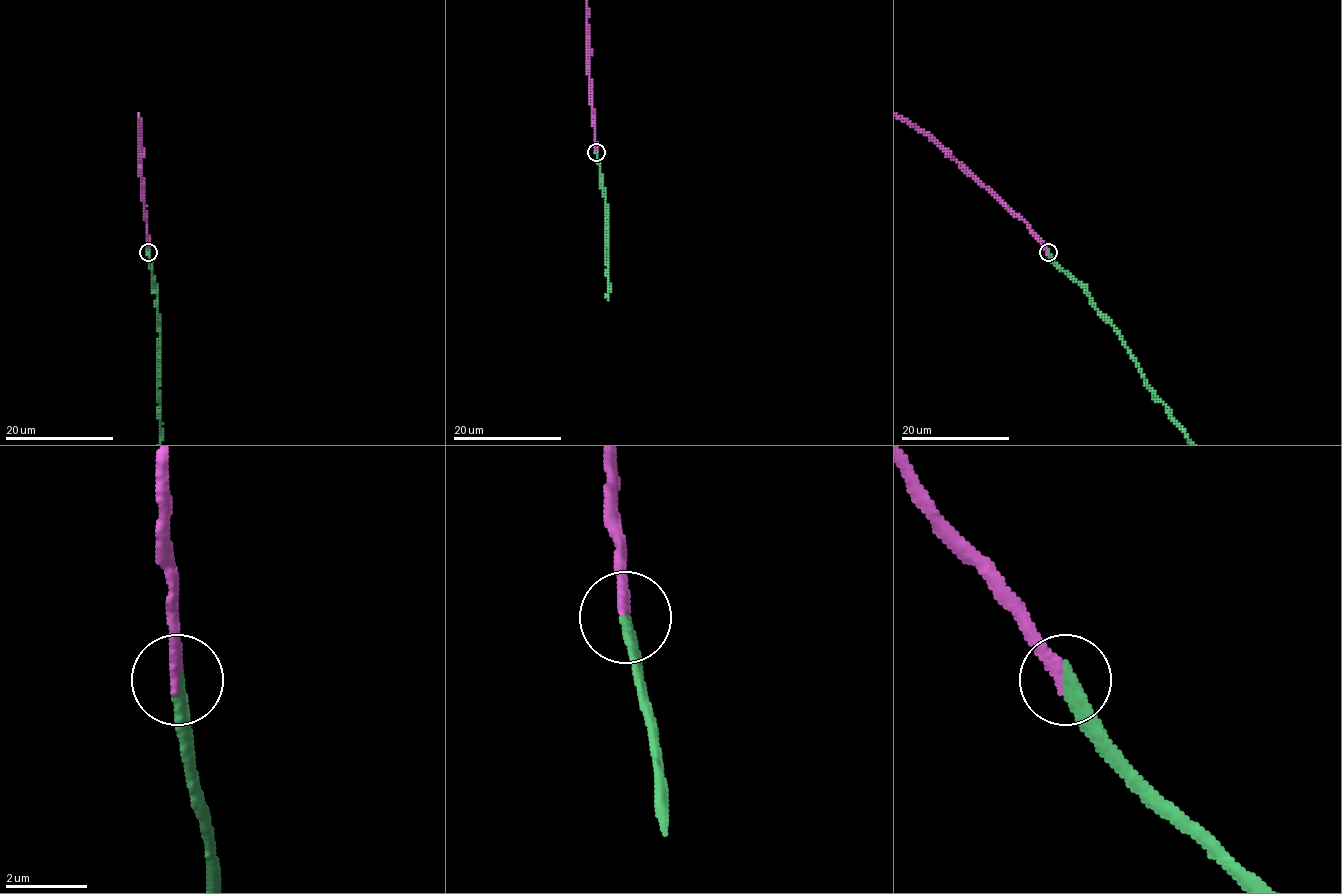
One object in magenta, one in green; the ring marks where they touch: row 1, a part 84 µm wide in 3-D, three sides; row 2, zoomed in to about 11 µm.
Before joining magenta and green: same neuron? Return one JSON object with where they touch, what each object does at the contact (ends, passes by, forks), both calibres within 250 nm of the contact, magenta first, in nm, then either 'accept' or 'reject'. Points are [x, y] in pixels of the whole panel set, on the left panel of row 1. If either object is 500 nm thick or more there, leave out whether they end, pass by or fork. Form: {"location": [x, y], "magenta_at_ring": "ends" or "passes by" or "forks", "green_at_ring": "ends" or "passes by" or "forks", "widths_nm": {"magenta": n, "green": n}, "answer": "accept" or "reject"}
{"location": [148, 252], "magenta_at_ring": "ends", "green_at_ring": "ends", "widths_nm": {"magenta": 320, "green": 360}, "answer": "accept"}

